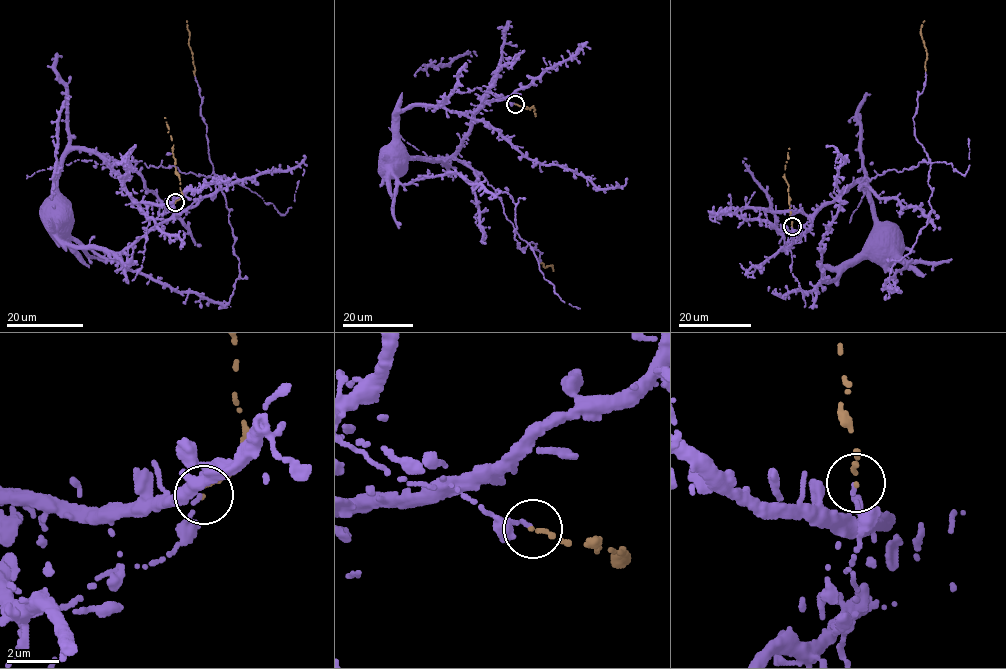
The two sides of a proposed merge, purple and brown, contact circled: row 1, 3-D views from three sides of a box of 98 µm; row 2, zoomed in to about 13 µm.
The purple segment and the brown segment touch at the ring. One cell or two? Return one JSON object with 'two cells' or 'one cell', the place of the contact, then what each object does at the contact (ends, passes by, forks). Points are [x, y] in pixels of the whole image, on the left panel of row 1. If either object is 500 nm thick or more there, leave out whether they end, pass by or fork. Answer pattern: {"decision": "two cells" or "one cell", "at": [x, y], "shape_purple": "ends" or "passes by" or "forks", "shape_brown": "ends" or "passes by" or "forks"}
{"decision": "one cell", "at": [175, 202], "shape_purple": "ends", "shape_brown": "ends"}

